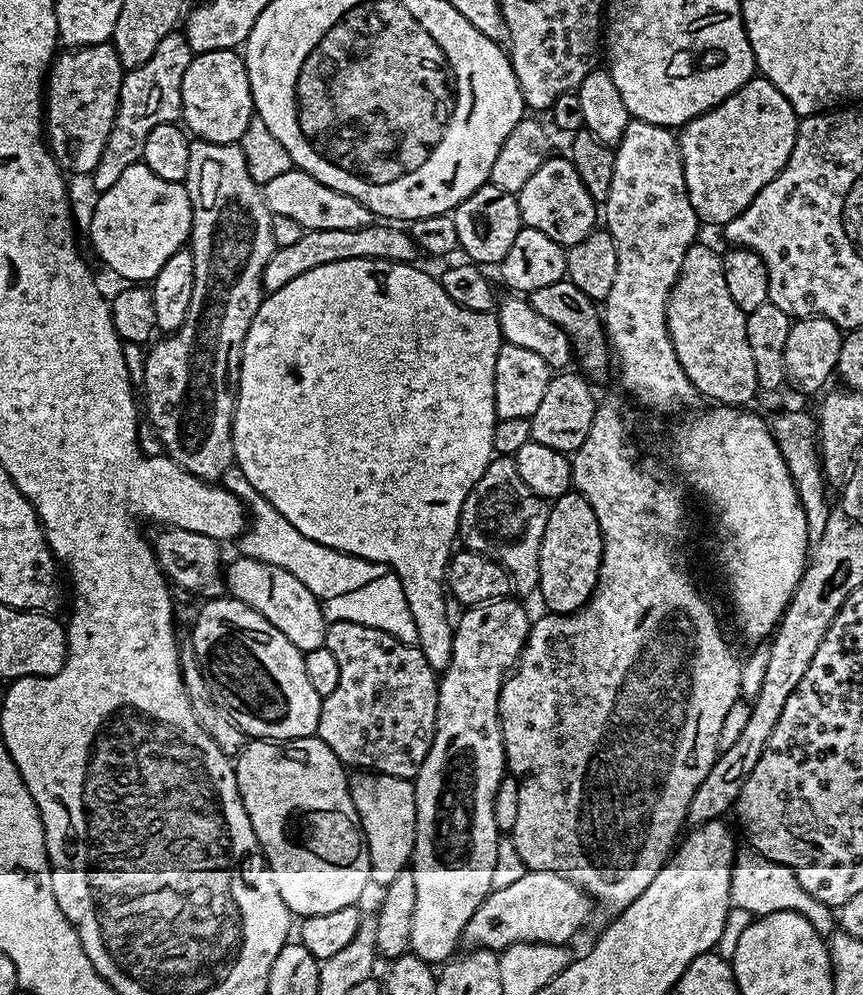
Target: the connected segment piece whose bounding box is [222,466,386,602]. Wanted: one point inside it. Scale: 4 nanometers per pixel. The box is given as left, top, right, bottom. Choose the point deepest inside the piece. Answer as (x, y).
(326, 572)

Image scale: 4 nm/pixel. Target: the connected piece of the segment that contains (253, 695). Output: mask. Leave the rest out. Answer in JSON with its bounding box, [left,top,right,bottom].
[190,598,322,742]

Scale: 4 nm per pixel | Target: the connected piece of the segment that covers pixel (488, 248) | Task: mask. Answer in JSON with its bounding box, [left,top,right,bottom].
[451,182,522,266]

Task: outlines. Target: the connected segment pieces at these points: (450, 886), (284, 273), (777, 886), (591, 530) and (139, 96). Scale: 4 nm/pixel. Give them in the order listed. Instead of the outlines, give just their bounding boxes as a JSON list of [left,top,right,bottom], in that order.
[[410,598,530,966],[262,222,418,292],[731,852,836,937],[538,490,602,613],[90,30,193,193]]

